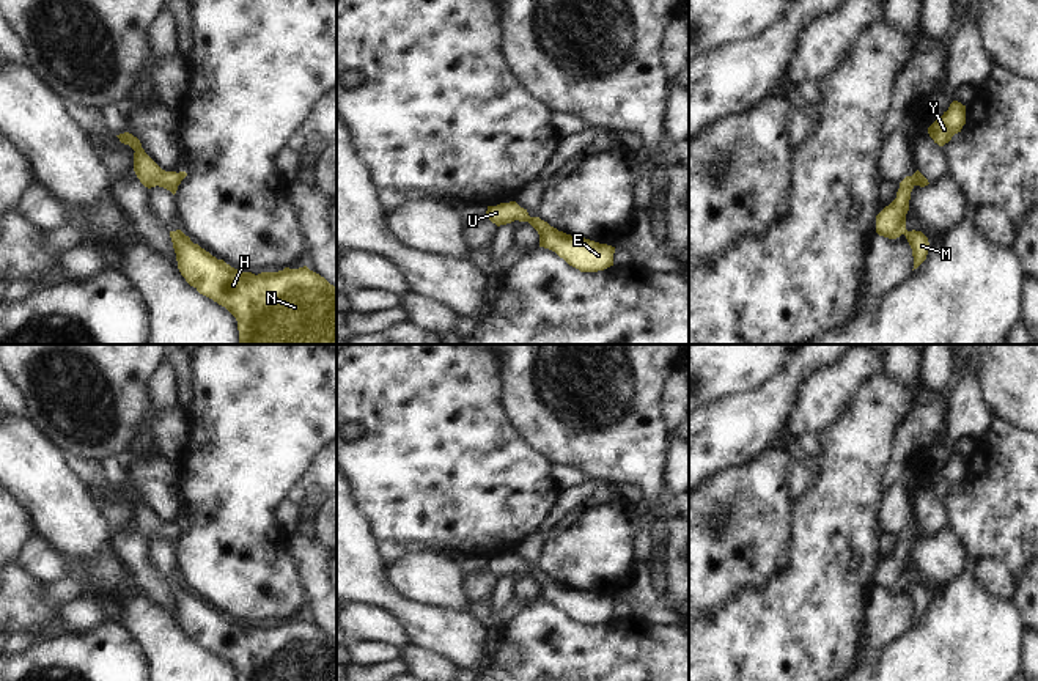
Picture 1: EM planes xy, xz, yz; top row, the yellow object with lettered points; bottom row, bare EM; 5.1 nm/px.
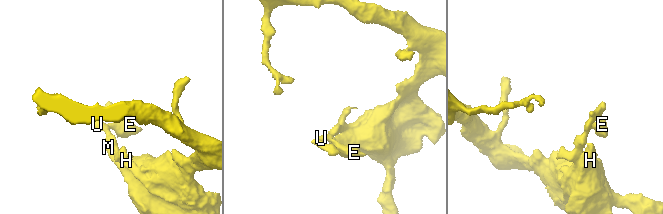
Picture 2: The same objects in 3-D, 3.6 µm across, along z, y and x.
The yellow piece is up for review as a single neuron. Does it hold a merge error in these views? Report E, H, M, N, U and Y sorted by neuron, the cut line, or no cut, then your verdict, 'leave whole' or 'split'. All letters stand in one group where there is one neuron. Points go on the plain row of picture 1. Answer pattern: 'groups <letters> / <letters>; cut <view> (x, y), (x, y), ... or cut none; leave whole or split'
groups E / H M N U Y; cut xz (530, 570), (529, 574); split

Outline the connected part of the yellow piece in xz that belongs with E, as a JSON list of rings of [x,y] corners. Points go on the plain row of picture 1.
[[[539,569],[528,574],[539,587],[539,599],[555,604],[580,624],[598,624],[613,618],[615,599],[558,583]]]

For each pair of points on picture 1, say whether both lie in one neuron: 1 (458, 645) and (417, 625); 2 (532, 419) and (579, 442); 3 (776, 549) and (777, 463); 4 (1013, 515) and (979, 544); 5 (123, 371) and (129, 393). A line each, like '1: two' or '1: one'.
1: one
2: one
3: one
4: one
5: one

